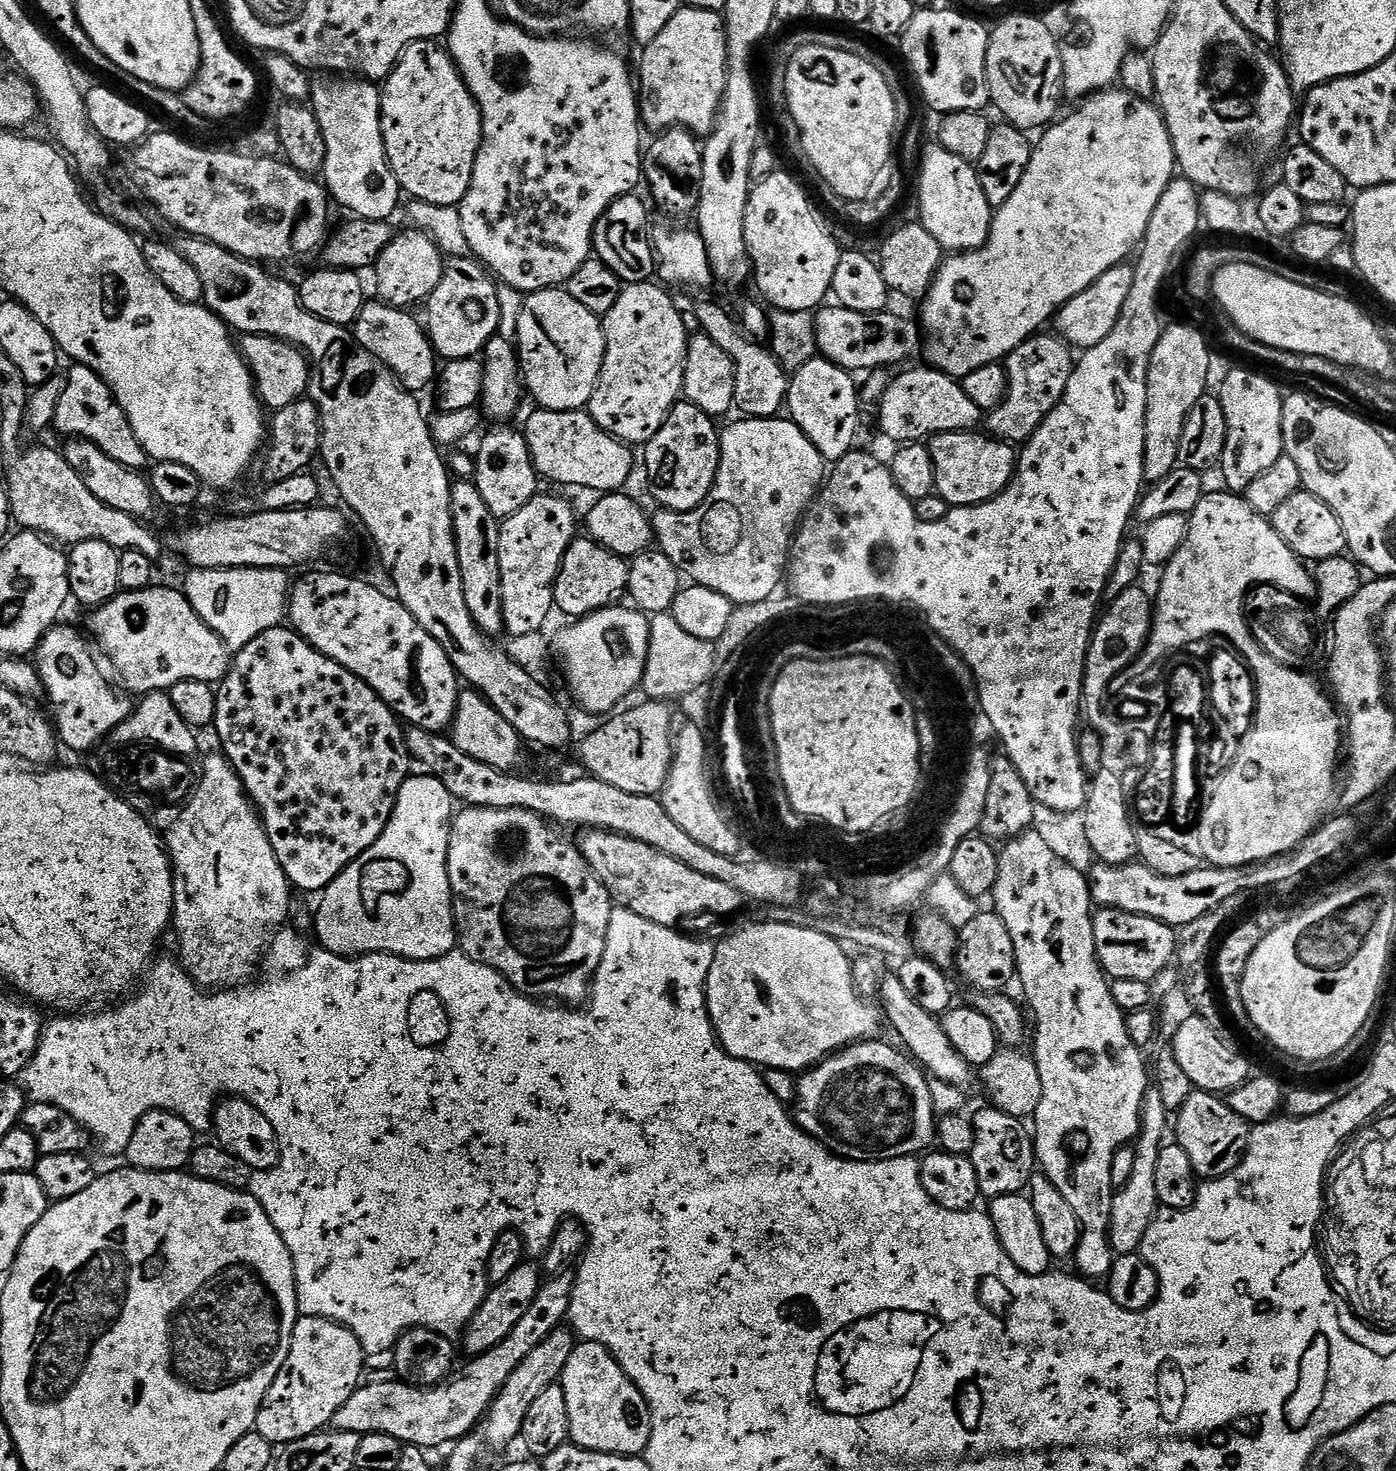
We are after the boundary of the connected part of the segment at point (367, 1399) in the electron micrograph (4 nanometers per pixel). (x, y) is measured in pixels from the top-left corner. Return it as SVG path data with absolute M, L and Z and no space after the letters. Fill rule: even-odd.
M563 1270L549 1275L541 1283L530 1310L522 1314L521 1320L510 1330L510 1334L500 1344L496 1344L482 1356L469 1359L455 1369L443 1381L432 1387L413 1387L408 1383L368 1384L357 1387L356 1391L342 1402L338 1414L334 1414L331 1427L338 1432L377 1432L390 1434L401 1445L433 1450L451 1445L468 1435L484 1418L493 1398L499 1394L500 1387L514 1374L518 1362L549 1336L553 1330L565 1323L568 1303L572 1300L574 1276Z

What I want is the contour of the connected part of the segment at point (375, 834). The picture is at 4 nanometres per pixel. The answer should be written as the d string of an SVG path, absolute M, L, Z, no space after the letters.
M281 626L278 628L271 628L266 630L262 634L258 634L258 638L254 638L254 642L250 642L246 646L242 646L242 650L235 653L231 657L228 672L224 675L223 680L220 681L216 688L216 718L214 721L214 729L216 728L216 736L220 739L223 755L227 756L232 768L239 774L240 780L244 783L244 791L248 793L249 800L252 801L259 817L264 821L264 829L266 834L270 838L270 846L274 846L274 854L278 858L278 862L282 866L282 870L286 874L289 884L293 889L299 890L300 888L304 892L316 892L315 894L323 893L324 889L328 887L330 882L334 882L334 878L338 878L338 874L342 874L342 870L350 863L354 862L357 858L364 853L364 851L370 846L374 846L374 842L378 842L378 838L382 834L382 830L386 830L388 825L388 819L392 816L392 811L396 805L396 795L398 790L402 786L402 782L407 780L410 773L414 768L414 761L408 754L408 737L406 735L406 728L403 723L398 719L395 712L393 712L390 705L387 704L377 692L373 690L370 685L366 683L362 678L355 676L350 670L346 670L338 662L334 662L330 658L326 658L322 655L317 648L311 648L304 639L302 639L296 631L291 627Z

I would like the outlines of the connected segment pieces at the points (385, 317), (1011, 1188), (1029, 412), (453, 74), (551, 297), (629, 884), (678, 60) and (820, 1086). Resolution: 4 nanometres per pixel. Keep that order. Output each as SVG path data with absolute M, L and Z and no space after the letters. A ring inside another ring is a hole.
M365 303L364 309L358 314L354 325L356 342L375 360L379 360L393 377L403 381L409 392L420 394L420 391L427 384L429 387L438 375L438 357L432 351L432 344L427 338L425 329L421 321L417 317L415 320L414 317L408 316L412 314L407 311L394 308L391 304L375 303Z
M991 1106L971 1113L970 1119L974 1130L974 1144L970 1155L974 1174L978 1174L981 1197L1014 1196L1023 1193L1038 1164L1034 1140L1029 1129L1027 1132L1017 1117Z
M1035 334L1024 339L1003 361L1004 373L1008 376L1006 394L1000 404L987 413L986 424L988 420L987 431L1006 444L1020 446L1029 440L1054 410L1070 382L1073 349L1055 334L1044 335Z
M419 40L404 47L404 53L380 93L380 122L385 154L401 189L411 199L430 202L434 206L457 207L470 186L476 155L482 138L482 120L468 87L460 77L447 47L436 40Z
M560 286L525 295L522 305L514 344L518 349L518 368L527 395L529 392L540 403L537 405L541 409L549 408L555 412L579 412L587 409L604 357L604 325L601 317L586 310L582 302L570 298L570 294Z
M600 828L585 831L581 836L584 837L578 841L579 852L584 856L584 861L588 863L592 873L602 882L604 889L612 895L613 901L619 907L630 910L650 922L670 928L679 925L679 920L688 920L691 916L696 918L703 913L721 918L734 913L744 903L740 892L734 890L732 886L727 886L726 882L707 878L698 870L690 870L690 866L670 858L670 854L662 854L662 850L646 846L646 842L638 842L617 832L603 832Z
M682 6L666 22L662 34L654 42L643 45L640 56L640 76L638 72L638 105L640 123L645 129L653 128L659 134L666 128L681 127L688 129L697 138L707 137L712 131L720 98L724 94L724 83L728 77L728 54L724 35L724 17L720 12L711 12L701 8Z
M869 1038L867 1040L857 1040L855 1044L833 1052L830 1056L825 1056L819 1064L813 1064L799 1077L796 1084L796 1112L794 1108L794 1119L796 1125L802 1129L807 1136L812 1136L824 1148L828 1148L836 1156L843 1156L846 1160L889 1160L890 1158L902 1158L903 1156L919 1157L927 1153L933 1147L936 1139L936 1121L938 1113L932 1106L932 1095L930 1094L929 1079L925 1073L899 1047L891 1048L888 1044L883 1044L880 1038Z

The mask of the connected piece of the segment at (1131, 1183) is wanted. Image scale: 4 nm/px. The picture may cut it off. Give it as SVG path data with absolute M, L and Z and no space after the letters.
M1155 1086L1149 1087L1146 1095L1144 1095L1144 1105L1140 1108L1140 1135L1134 1141L1136 1157L1134 1158L1134 1172L1130 1174L1130 1178L1126 1182L1124 1188L1119 1189L1113 1195L1112 1209L1110 1210L1110 1218L1108 1219L1108 1247L1116 1256L1125 1256L1131 1252L1140 1252L1146 1230L1150 1230L1150 1222L1156 1217L1158 1205L1158 1189L1154 1187L1154 1173L1158 1166L1158 1154L1162 1145L1165 1143L1166 1135L1170 1132L1170 1112L1162 1104L1162 1099Z

